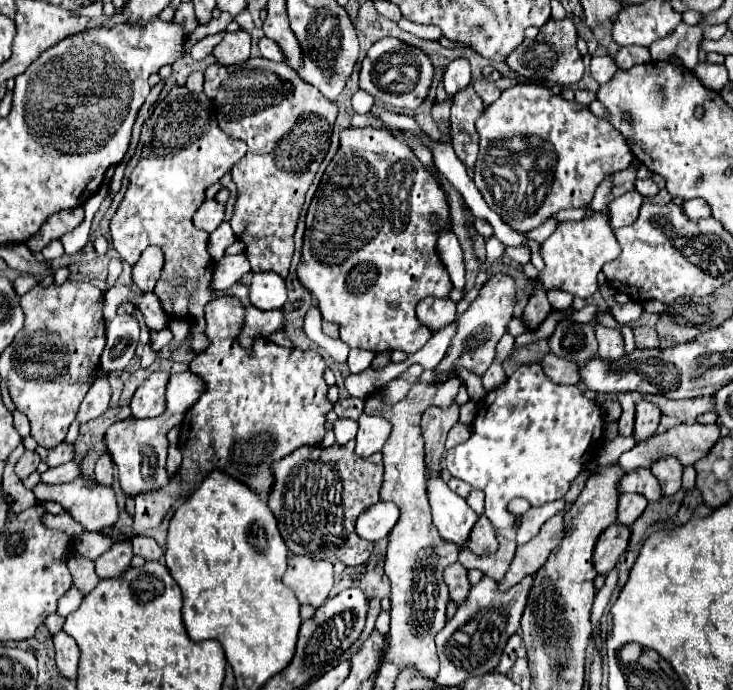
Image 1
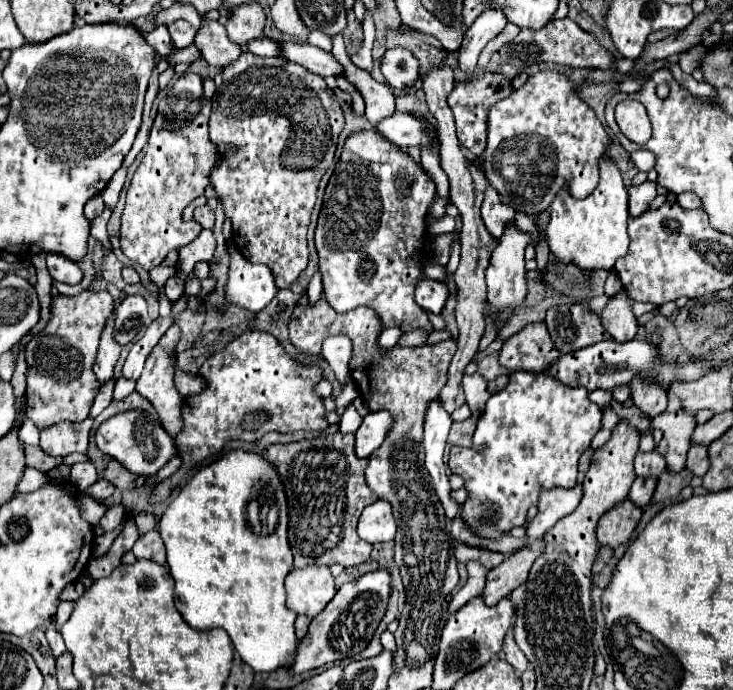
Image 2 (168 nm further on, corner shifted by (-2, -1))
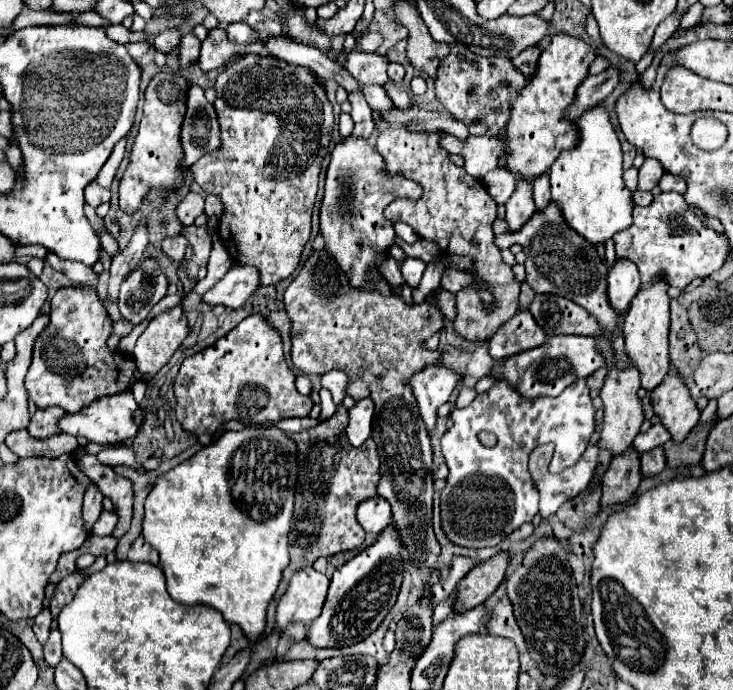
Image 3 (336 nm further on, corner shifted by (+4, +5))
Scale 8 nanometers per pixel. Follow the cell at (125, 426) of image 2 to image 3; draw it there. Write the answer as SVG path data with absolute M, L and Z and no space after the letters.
M130 389L120 391L116 395L96 399L90 407L84 409L84 413L82 411L76 415L66 413L58 423L60 431L74 435L74 437L84 437L84 439L88 439L92 443L100 443L100 445L102 443L124 443L126 439L136 437L140 425L142 425L142 409L134 401L134 395Z

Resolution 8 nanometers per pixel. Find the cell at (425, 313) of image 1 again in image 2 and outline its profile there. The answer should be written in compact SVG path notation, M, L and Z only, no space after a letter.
M422 279L416 285L416 301L424 311L440 313L444 307L444 301L448 297L448 287L442 281Z

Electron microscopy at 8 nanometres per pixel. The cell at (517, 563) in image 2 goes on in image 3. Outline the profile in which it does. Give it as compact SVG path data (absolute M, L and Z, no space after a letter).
M494 555L492 559L478 563L458 585L458 599L454 611L466 611L482 605L504 581L510 565L510 555Z

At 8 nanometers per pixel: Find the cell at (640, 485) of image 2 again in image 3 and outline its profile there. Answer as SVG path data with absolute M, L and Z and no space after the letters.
M656 447L648 453L644 453L640 457L640 469L642 469L642 477L654 477L654 475L660 475L666 467L666 459L664 459L664 451L662 447Z

